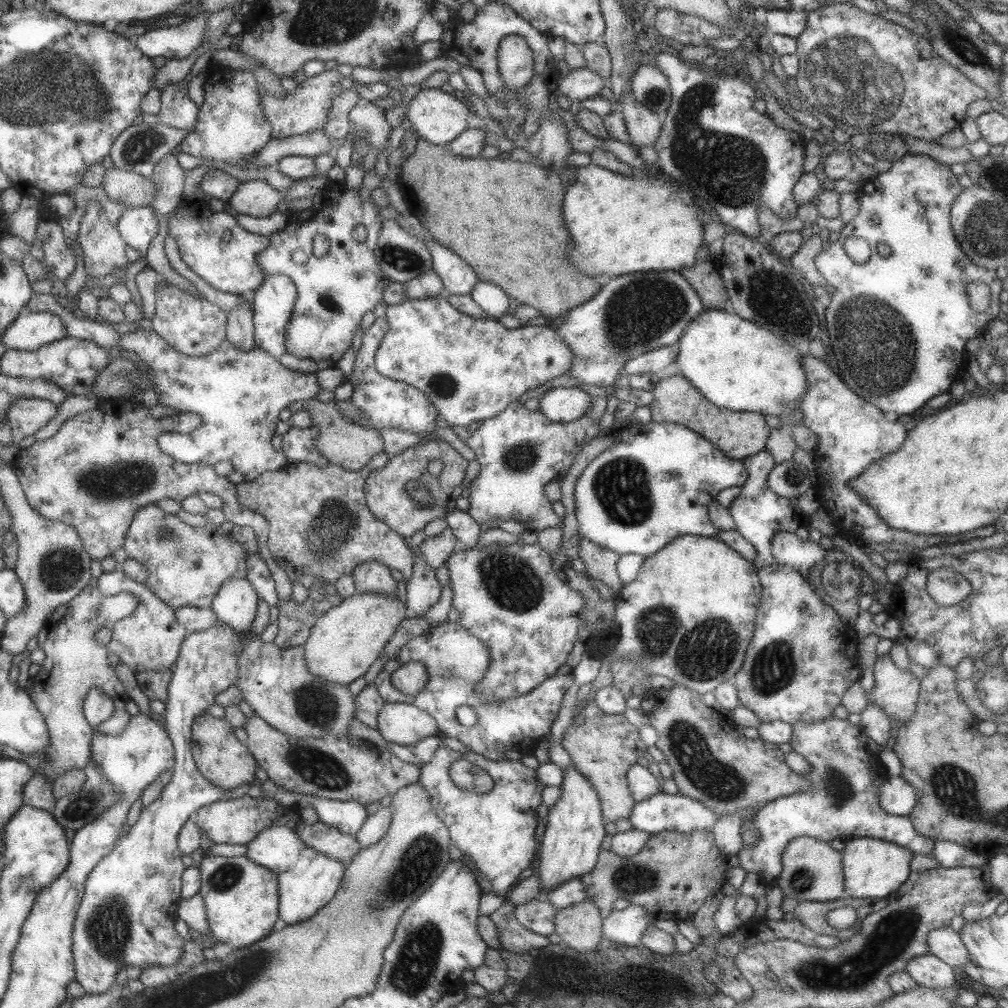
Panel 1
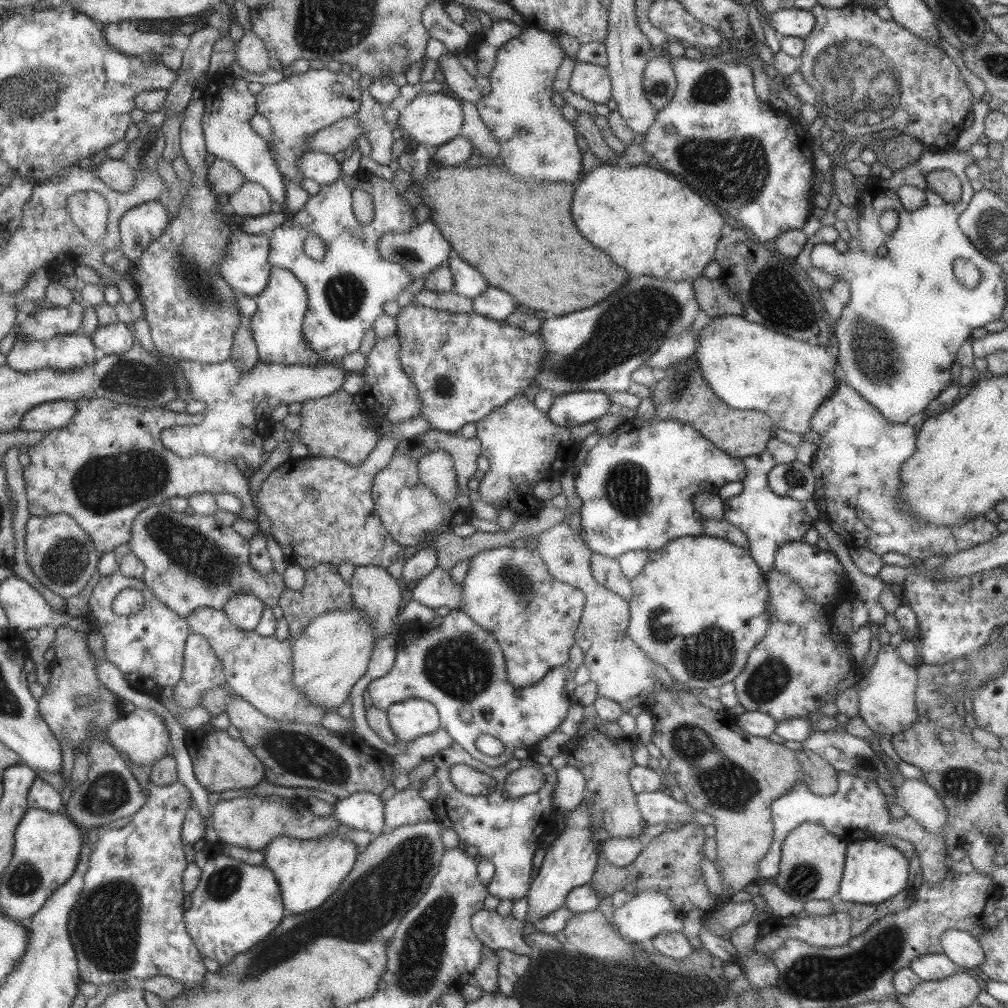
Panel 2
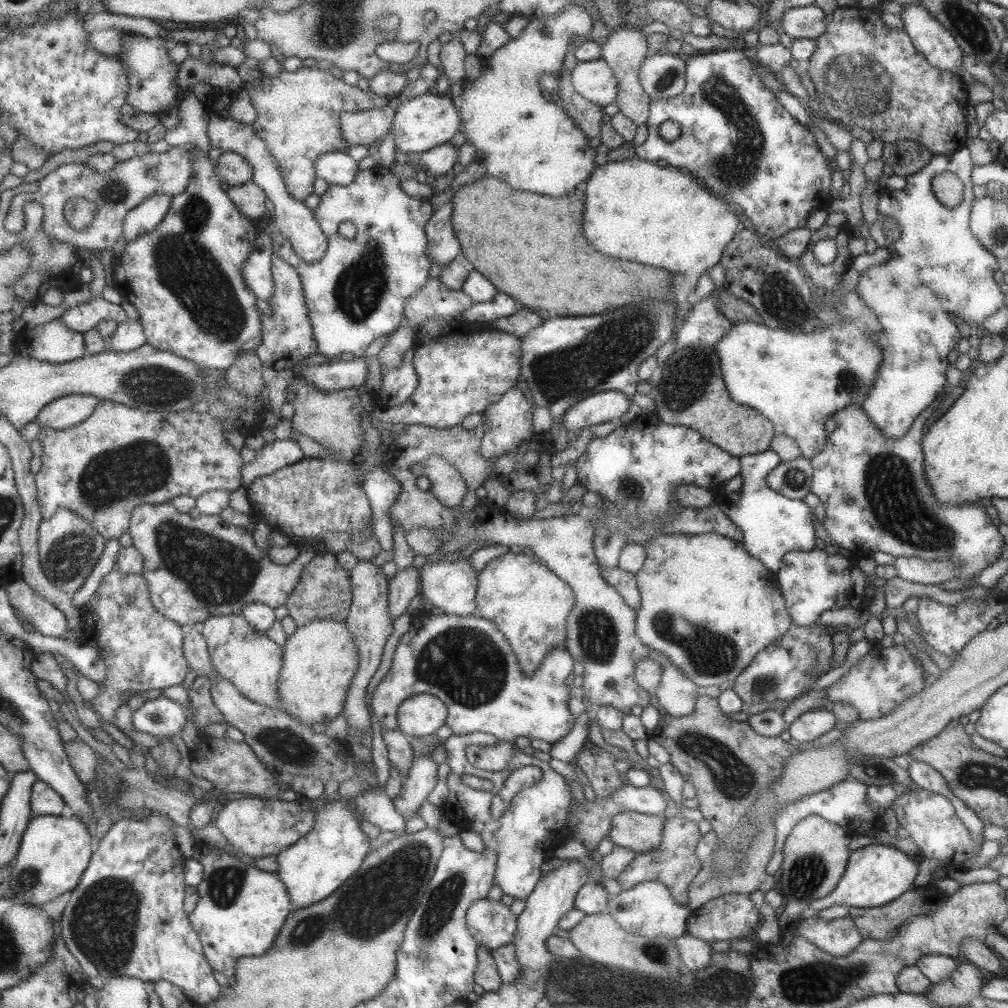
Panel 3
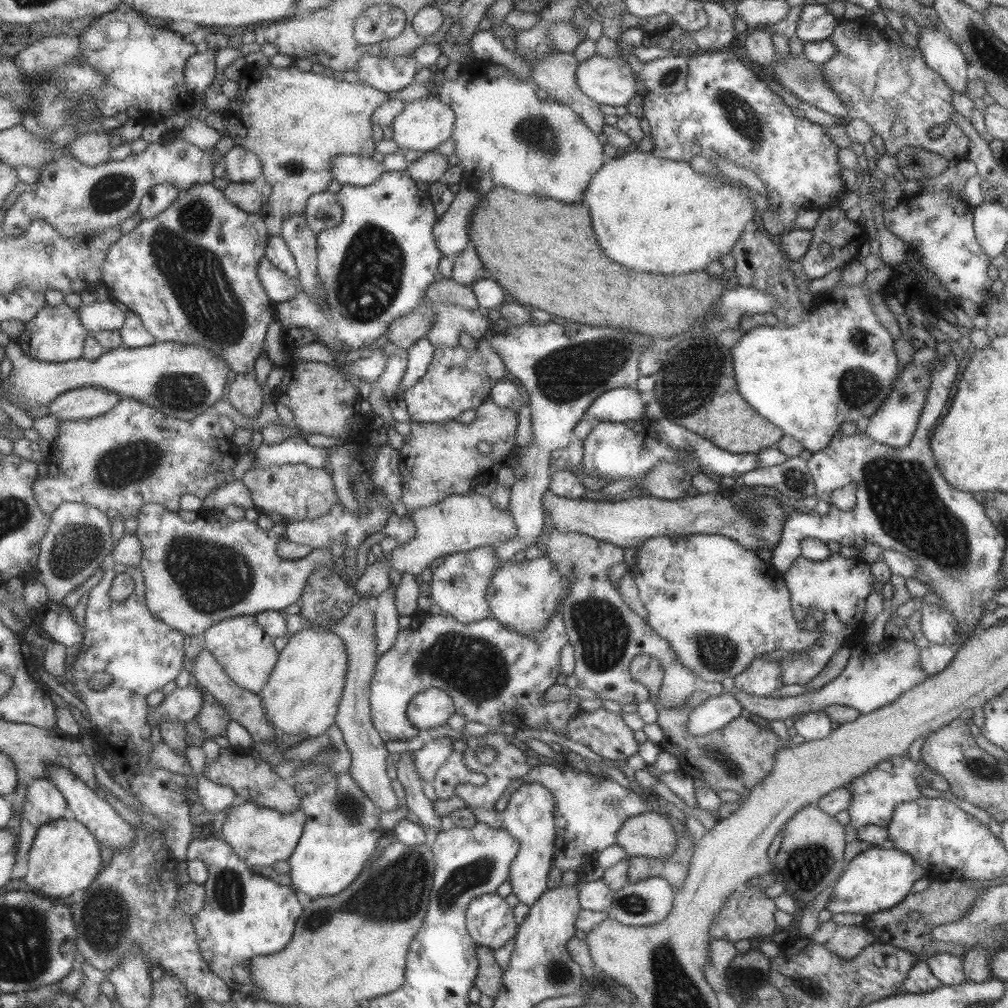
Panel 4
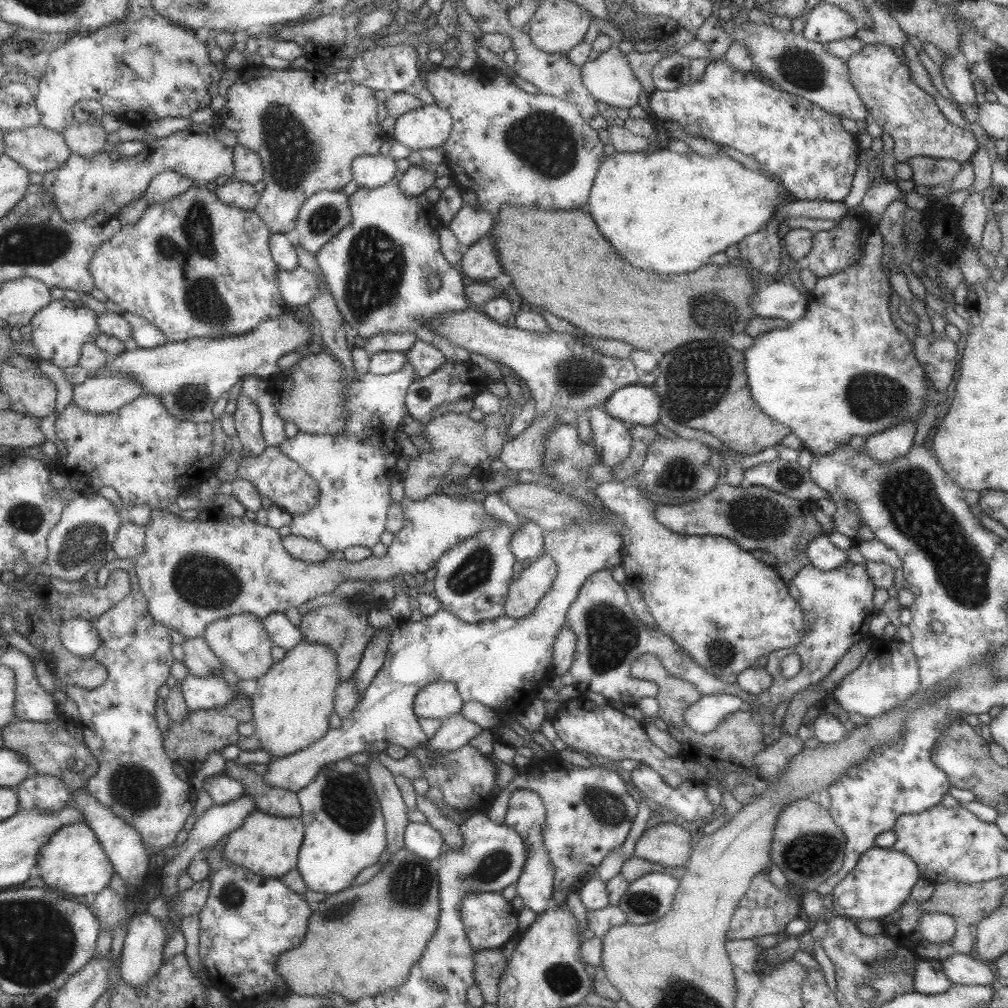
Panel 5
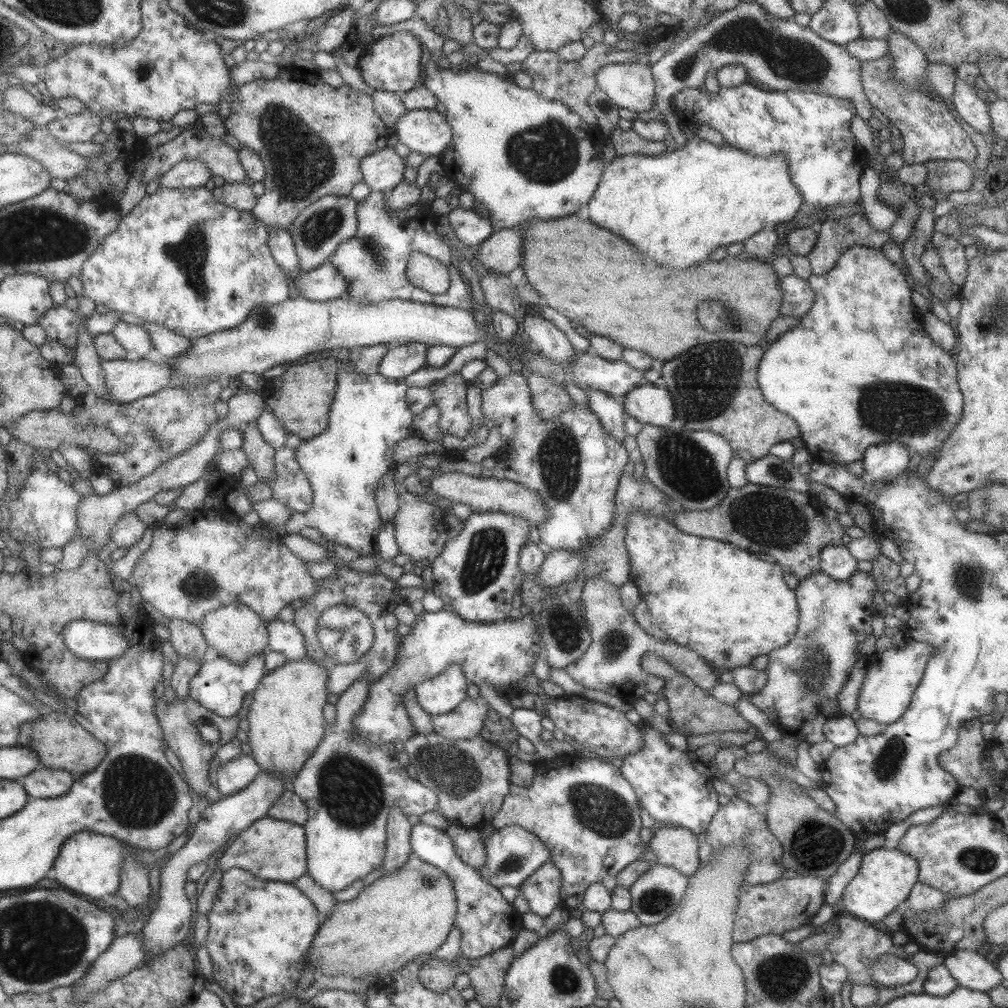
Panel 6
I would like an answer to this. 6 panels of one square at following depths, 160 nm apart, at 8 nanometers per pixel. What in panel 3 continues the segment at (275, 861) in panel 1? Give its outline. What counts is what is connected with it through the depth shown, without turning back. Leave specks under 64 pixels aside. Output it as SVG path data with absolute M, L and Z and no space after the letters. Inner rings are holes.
M351 798L323 803L323 808L314 814L312 830L276 854L276 875L296 909L309 907L333 894L359 868L369 848L370 839L359 828L361 820L356 816Z

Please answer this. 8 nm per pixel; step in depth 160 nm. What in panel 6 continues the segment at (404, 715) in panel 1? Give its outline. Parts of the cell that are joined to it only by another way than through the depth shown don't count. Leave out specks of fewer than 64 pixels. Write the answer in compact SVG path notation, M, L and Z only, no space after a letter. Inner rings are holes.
M450 664L439 674L417 684L417 702L429 715L444 715L467 697L467 683L458 664Z

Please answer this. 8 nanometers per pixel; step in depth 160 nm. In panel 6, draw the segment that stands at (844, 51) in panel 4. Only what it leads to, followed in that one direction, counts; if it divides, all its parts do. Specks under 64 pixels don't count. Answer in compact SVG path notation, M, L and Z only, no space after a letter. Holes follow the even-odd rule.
M889 52L871 62L861 61L861 86L870 105L883 114L890 124L900 132L903 146L901 156L906 165L919 164L930 160L962 160L970 164L977 156L975 144L947 111L943 102L933 101L891 74Z

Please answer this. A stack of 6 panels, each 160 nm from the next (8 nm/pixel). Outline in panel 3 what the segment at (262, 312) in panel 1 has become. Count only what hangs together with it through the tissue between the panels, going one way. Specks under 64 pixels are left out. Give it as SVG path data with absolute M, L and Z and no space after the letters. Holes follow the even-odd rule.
M276 254L272 255L270 273L273 290L266 300L269 312L260 314L261 342L252 350L265 368L275 371L292 369L294 364L316 353L316 342L307 316L301 281L297 271L283 262Z

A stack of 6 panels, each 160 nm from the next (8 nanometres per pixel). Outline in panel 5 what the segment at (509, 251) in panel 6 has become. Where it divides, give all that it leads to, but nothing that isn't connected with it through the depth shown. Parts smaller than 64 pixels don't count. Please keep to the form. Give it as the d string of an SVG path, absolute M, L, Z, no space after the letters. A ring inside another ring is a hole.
M490 235L481 237L473 244L462 248L460 261L463 274L470 279L491 281L502 273Z

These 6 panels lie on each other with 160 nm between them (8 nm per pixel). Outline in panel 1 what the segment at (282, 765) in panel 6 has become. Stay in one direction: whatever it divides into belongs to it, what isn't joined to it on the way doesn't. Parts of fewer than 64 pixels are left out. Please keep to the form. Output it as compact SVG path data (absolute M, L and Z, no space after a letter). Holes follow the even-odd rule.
M355 591L349 598L326 610L311 627L309 636L302 644L306 667L320 679L347 686L356 678L364 676L372 662L377 660L387 641L393 636L399 623L405 619L406 606L397 597L381 593Z

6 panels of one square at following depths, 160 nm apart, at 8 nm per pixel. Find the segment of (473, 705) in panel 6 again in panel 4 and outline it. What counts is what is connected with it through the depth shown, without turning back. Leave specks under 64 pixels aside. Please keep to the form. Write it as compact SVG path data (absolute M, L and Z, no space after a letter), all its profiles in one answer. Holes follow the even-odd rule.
M441 736L424 743L420 749L413 752L414 767L423 783L432 782L436 770L452 753L451 743L447 736Z

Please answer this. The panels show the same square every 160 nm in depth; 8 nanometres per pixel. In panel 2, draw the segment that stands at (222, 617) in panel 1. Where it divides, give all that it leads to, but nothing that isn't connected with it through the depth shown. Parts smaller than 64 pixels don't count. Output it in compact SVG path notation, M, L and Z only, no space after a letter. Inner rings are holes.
M235 593L230 596L222 611L229 622L241 630L253 630L259 622L264 604L249 593Z

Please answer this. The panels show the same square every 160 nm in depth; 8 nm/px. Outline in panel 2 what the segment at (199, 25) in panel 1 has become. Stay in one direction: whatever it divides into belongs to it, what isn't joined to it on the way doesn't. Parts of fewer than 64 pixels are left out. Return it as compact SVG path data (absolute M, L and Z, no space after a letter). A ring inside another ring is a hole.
M121 21L103 25L103 36L109 46L116 48L119 52L130 54L131 56L145 56L148 52L161 54L163 48L171 45L170 33L159 32L142 32L137 29L137 26L132 21Z

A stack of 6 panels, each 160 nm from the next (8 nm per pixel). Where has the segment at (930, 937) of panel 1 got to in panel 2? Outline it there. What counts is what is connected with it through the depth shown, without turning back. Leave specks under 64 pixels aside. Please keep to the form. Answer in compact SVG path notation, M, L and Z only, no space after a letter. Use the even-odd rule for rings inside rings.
M945 930L940 934L939 944L942 954L964 970L981 964L985 958L977 939L967 931Z

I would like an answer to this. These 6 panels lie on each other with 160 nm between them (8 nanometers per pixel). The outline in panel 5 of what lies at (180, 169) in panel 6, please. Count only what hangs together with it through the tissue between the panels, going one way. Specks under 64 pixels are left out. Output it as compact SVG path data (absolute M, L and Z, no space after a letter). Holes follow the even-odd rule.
M163 171L156 174L147 185L144 195L148 206L167 201L183 191L186 191L193 180L189 180L173 171Z

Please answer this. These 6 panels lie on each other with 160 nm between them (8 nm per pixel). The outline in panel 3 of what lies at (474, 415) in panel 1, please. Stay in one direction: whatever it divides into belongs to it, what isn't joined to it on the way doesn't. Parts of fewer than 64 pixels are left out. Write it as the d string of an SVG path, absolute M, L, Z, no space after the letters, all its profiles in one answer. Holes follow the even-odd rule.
M461 317L447 323L439 319L425 319L415 333L412 351L412 365L418 378L413 394L397 407L383 409L375 406L371 418L401 426L424 425L439 429L455 427L461 425L466 416L481 414L485 408L497 402L517 384L520 374L521 339L493 328L490 323L465 322Z

